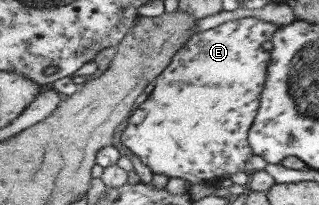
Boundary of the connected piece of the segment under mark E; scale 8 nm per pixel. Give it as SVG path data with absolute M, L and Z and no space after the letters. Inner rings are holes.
M240 17L236 20L224 21L223 24L214 28L196 32L173 57L170 67L156 79L156 91L150 95L150 99L147 98L142 104L137 106L136 112L131 116L131 120L127 122L126 128L121 135L123 146L129 148L132 154L136 155L152 174L162 174L168 179L172 177L180 178L190 183L190 185L204 184L210 179L222 178L222 175L230 178L235 173L242 172L247 174L250 172L248 159L255 154L249 141L249 134L262 104L263 91L265 85L267 85L269 65L271 65L271 50L262 49L262 45L266 41L272 42L275 33L280 28L280 24L267 22L259 17Z

